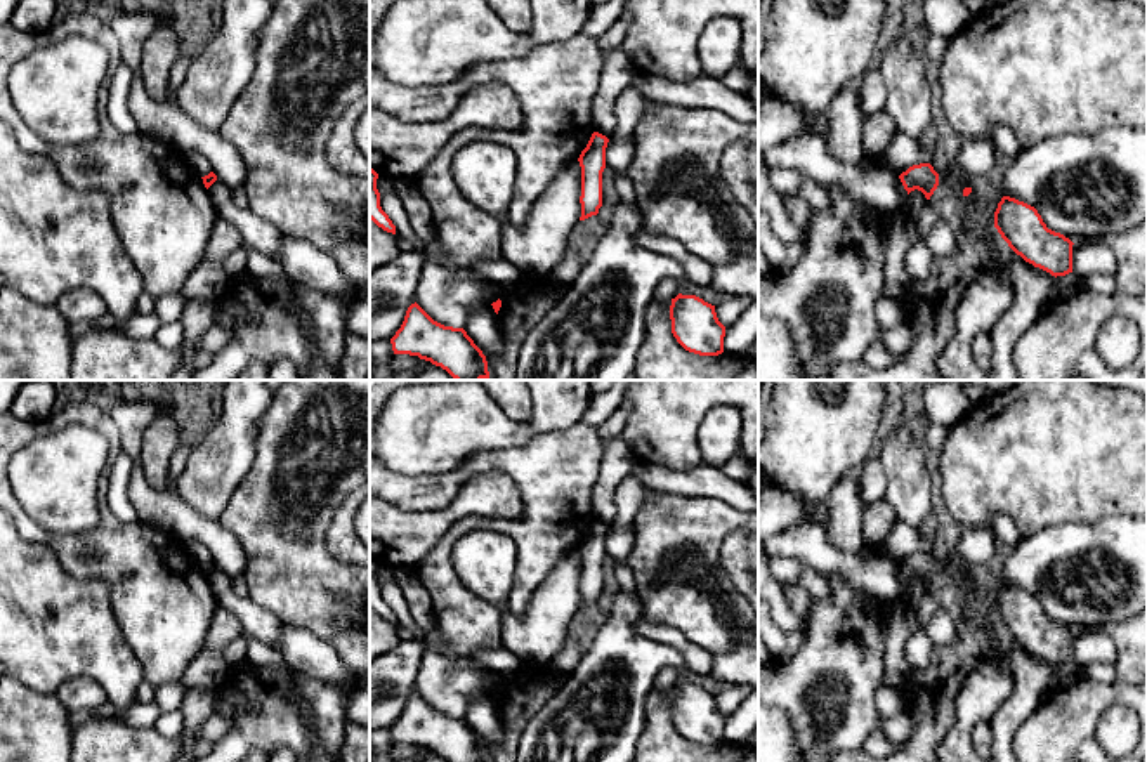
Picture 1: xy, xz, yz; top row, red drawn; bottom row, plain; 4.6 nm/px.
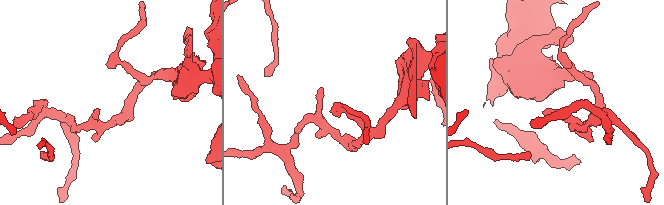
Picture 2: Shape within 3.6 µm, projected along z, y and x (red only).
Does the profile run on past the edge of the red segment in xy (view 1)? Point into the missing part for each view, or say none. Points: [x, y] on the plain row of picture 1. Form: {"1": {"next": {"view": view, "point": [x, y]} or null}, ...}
{"1": {"next": null}}

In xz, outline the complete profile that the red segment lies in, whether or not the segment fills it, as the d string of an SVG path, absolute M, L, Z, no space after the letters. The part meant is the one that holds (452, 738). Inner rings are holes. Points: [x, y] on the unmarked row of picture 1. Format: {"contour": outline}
{"contour": "M416 691L390 732L394 743L418 745L448 762L489 762L486 745L463 717L434 710Z"}

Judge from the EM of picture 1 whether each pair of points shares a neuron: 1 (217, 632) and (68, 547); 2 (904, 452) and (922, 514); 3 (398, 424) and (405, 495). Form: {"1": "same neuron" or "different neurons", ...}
{"1": "different neurons", "2": "same neuron", "3": "different neurons"}

